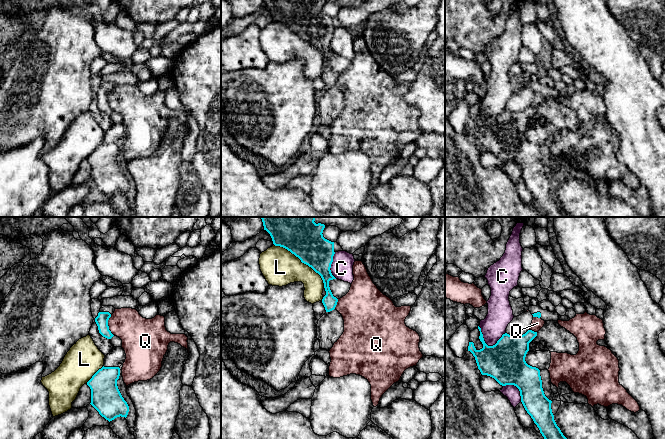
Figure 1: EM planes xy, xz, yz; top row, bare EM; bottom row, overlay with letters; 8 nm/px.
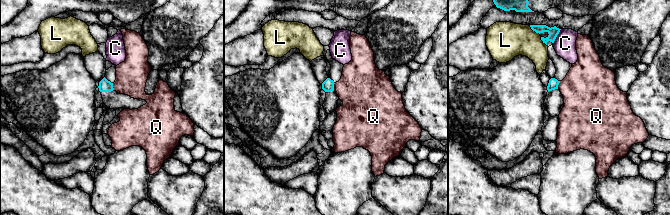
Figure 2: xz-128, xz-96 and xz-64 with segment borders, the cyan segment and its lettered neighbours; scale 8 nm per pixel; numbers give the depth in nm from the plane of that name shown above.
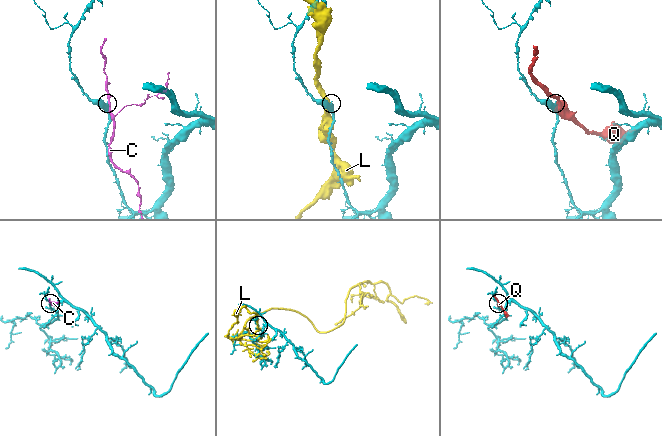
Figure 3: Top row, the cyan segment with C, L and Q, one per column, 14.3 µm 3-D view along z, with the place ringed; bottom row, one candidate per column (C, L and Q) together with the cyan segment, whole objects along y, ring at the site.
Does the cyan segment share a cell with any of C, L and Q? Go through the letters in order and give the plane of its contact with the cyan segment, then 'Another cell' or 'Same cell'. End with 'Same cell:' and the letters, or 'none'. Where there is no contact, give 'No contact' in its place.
C: Touches cyan in yz. Another cell
L: Touches cyan in xz. Another cell
Q: Touches cyan in xy. Another cell
Same cell: none

